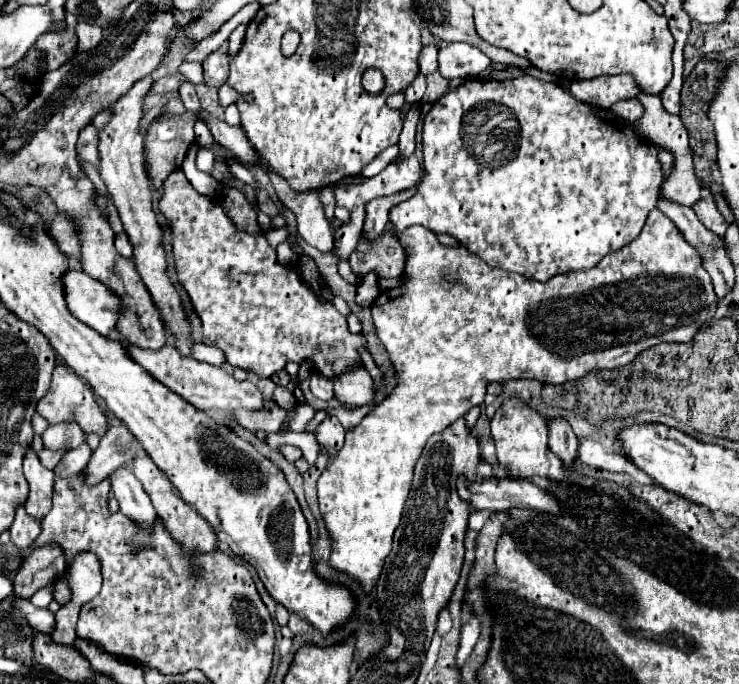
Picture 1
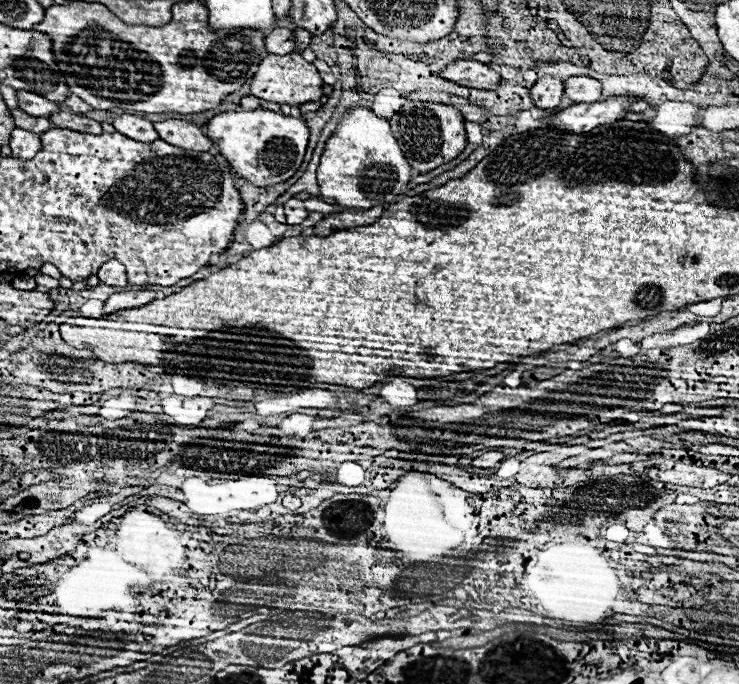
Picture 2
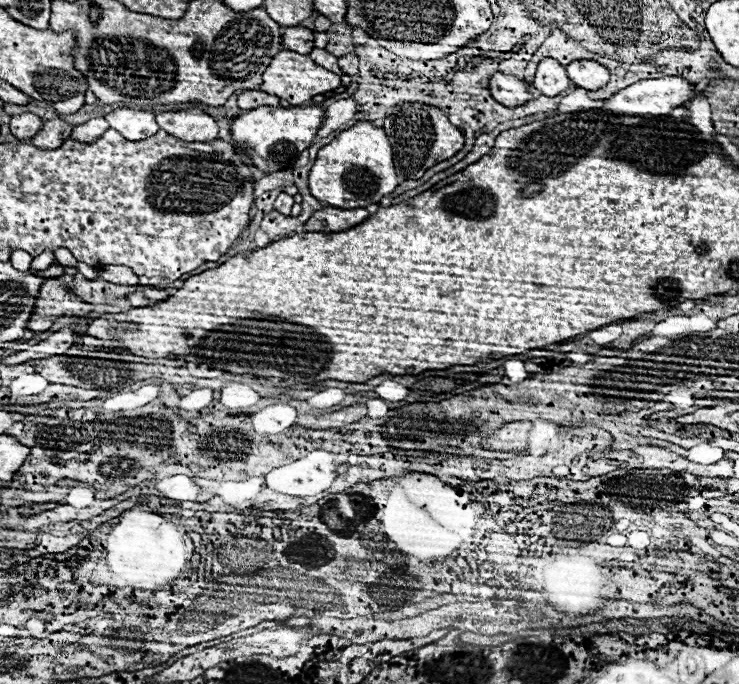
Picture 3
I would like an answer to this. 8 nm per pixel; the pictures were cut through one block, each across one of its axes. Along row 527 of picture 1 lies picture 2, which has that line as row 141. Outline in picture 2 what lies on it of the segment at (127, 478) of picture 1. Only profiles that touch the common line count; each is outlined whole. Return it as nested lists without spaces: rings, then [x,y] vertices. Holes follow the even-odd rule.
[[[124,114],[124,116],[116,118],[112,124],[114,124],[116,132],[120,132],[120,134],[132,138],[132,140],[138,140],[138,142],[158,140],[158,134],[156,134],[150,120],[144,120],[144,118],[132,116],[132,114]]]

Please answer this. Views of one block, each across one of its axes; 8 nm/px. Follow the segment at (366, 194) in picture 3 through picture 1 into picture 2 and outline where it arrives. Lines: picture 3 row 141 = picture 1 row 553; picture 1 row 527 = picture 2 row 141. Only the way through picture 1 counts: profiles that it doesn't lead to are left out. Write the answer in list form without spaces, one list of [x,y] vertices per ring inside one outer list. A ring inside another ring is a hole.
[[[356,106],[356,108],[350,108],[340,118],[336,132],[326,142],[326,148],[324,148],[320,166],[318,166],[318,184],[320,184],[318,198],[328,204],[340,204],[340,206],[352,208],[352,210],[368,210],[368,208],[374,208],[374,206],[380,206],[386,202],[390,204],[398,194],[402,194],[402,190],[406,188],[406,184],[410,180],[412,180],[412,166],[408,164],[400,146],[396,144],[396,138],[390,130],[388,120],[378,118],[368,108]]]

